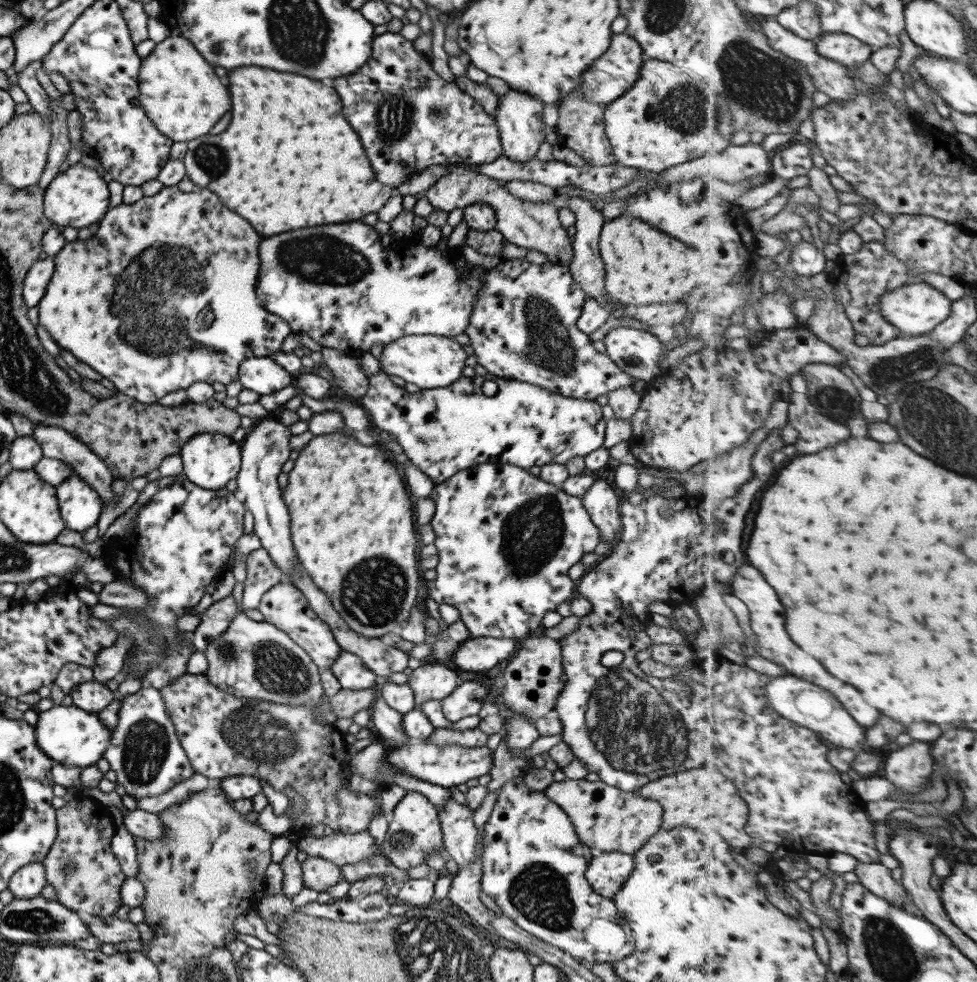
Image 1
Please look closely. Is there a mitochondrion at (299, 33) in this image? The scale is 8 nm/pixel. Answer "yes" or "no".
yes

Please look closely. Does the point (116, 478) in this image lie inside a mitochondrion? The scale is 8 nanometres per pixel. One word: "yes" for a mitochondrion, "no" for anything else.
no

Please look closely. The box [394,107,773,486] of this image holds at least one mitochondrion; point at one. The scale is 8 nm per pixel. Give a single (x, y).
(551, 345)

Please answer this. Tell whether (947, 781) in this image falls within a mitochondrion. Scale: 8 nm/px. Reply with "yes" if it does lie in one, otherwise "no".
no

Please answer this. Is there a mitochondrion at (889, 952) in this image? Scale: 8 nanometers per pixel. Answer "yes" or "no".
yes

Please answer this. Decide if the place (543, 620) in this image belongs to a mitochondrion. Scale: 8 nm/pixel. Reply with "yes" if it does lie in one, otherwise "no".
no

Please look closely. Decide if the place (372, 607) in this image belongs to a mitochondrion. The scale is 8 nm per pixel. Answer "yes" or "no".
yes

